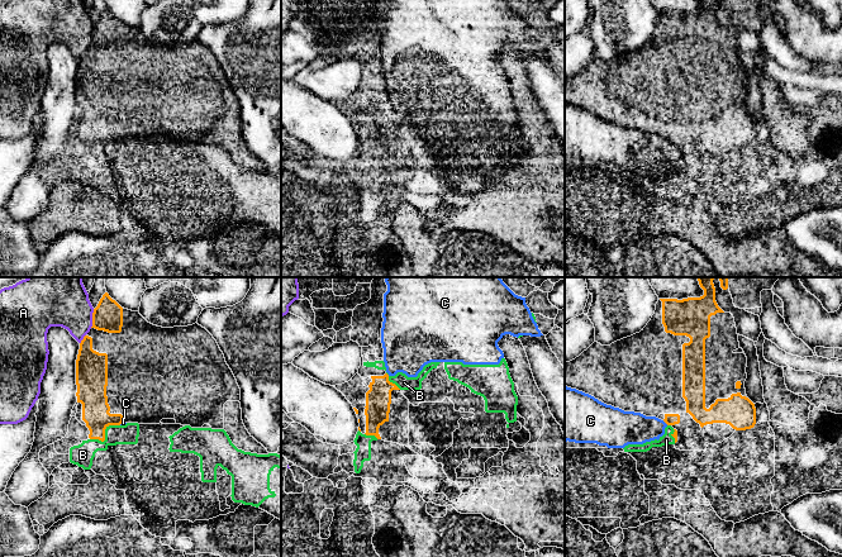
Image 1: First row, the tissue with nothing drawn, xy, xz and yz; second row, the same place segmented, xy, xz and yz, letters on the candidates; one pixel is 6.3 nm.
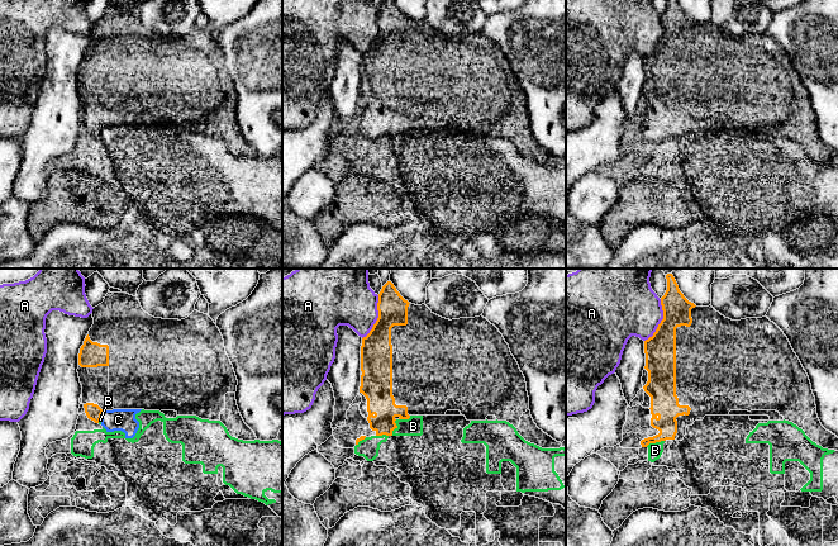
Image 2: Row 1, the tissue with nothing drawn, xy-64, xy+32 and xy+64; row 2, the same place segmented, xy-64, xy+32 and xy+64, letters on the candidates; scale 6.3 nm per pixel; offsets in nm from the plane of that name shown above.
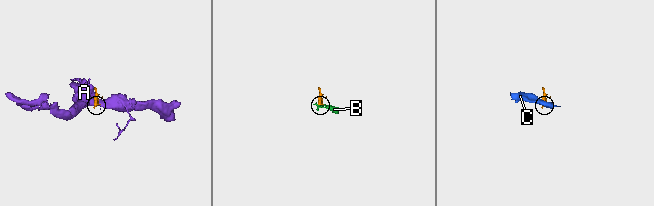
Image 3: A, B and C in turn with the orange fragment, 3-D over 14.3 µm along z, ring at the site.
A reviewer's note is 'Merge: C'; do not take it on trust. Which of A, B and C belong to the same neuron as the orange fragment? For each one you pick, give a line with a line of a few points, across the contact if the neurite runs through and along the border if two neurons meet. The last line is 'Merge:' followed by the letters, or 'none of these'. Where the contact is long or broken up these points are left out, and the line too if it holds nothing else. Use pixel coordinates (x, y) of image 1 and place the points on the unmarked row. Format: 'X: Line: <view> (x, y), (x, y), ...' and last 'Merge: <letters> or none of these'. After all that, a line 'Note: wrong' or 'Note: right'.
Merge: none of these
Note: wrong

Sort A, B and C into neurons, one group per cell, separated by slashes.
A / B C

